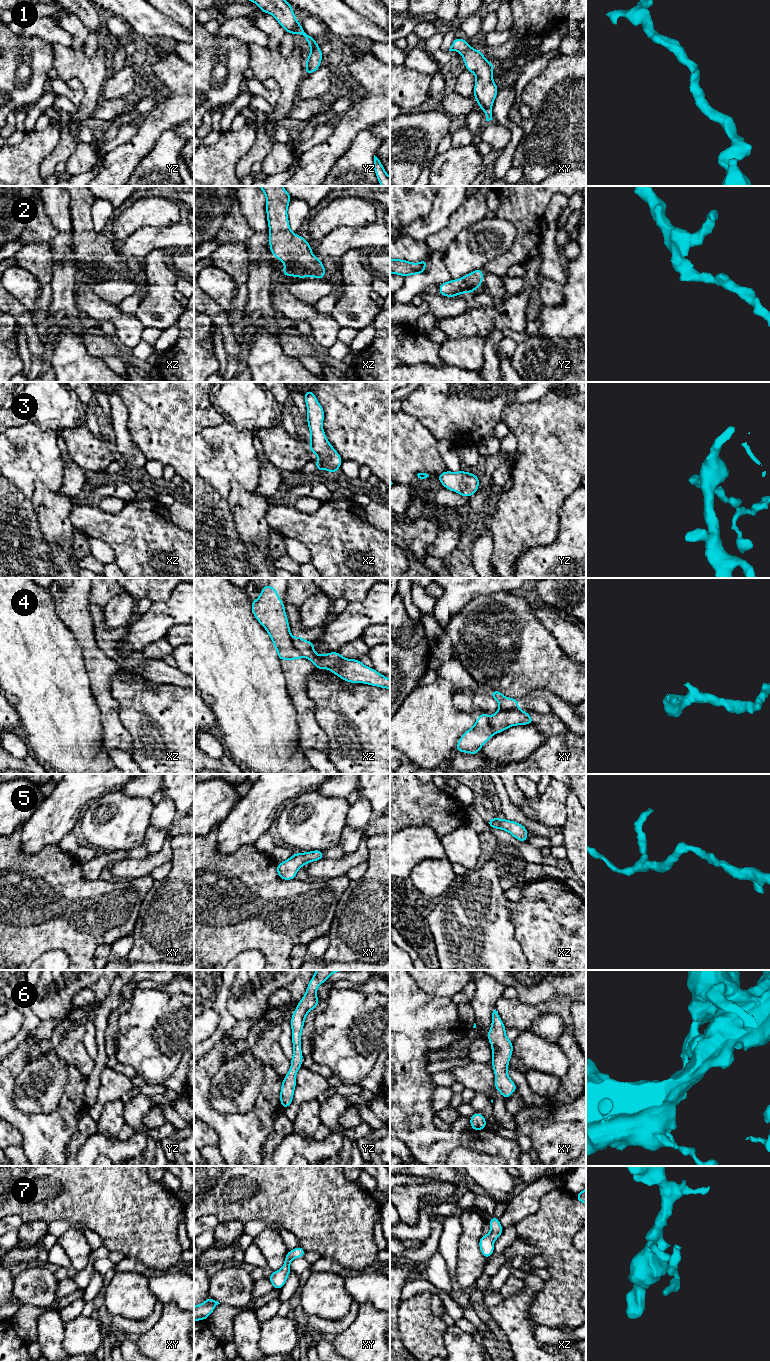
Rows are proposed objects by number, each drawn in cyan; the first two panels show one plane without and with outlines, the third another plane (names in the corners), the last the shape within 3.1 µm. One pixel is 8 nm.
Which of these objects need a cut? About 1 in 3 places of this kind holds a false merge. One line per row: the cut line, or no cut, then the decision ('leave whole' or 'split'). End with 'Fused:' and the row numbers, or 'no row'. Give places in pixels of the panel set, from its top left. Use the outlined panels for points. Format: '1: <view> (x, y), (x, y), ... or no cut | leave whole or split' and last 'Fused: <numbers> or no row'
1: no cut | leave whole
2: no cut | leave whole
3: no cut | leave whole
4: xz (291, 637), (291, 643), (302, 656) | split
5: no cut | leave whole
6: no cut | leave whole
7: no cut | leave whole
Fused: 4

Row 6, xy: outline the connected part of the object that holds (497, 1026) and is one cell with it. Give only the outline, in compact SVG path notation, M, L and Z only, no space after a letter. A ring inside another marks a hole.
M496 1009L492 1013L492 1023L487 1039L491 1042L492 1068L495 1073L495 1088L507 1100L517 1090L516 1084L507 1074L508 1064L513 1052L513 1043L505 1034L506 1026L503 1024Z

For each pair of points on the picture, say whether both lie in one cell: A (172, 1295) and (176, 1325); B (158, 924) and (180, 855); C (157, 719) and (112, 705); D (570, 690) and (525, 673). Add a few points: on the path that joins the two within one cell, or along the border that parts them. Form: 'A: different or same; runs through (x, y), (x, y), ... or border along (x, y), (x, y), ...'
A: different; border along (164, 1303), (174, 1303), (183, 1311)
B: same; runs through (175, 907), (180, 902), (180, 872)
C: different; border along (110, 685), (119, 704), (119, 719), (126, 729)
D: same; runs through (559, 679), (553, 673), (536, 673)

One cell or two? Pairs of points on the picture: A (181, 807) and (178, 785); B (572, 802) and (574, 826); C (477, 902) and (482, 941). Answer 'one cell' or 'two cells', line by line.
A: one cell
B: one cell
C: one cell

